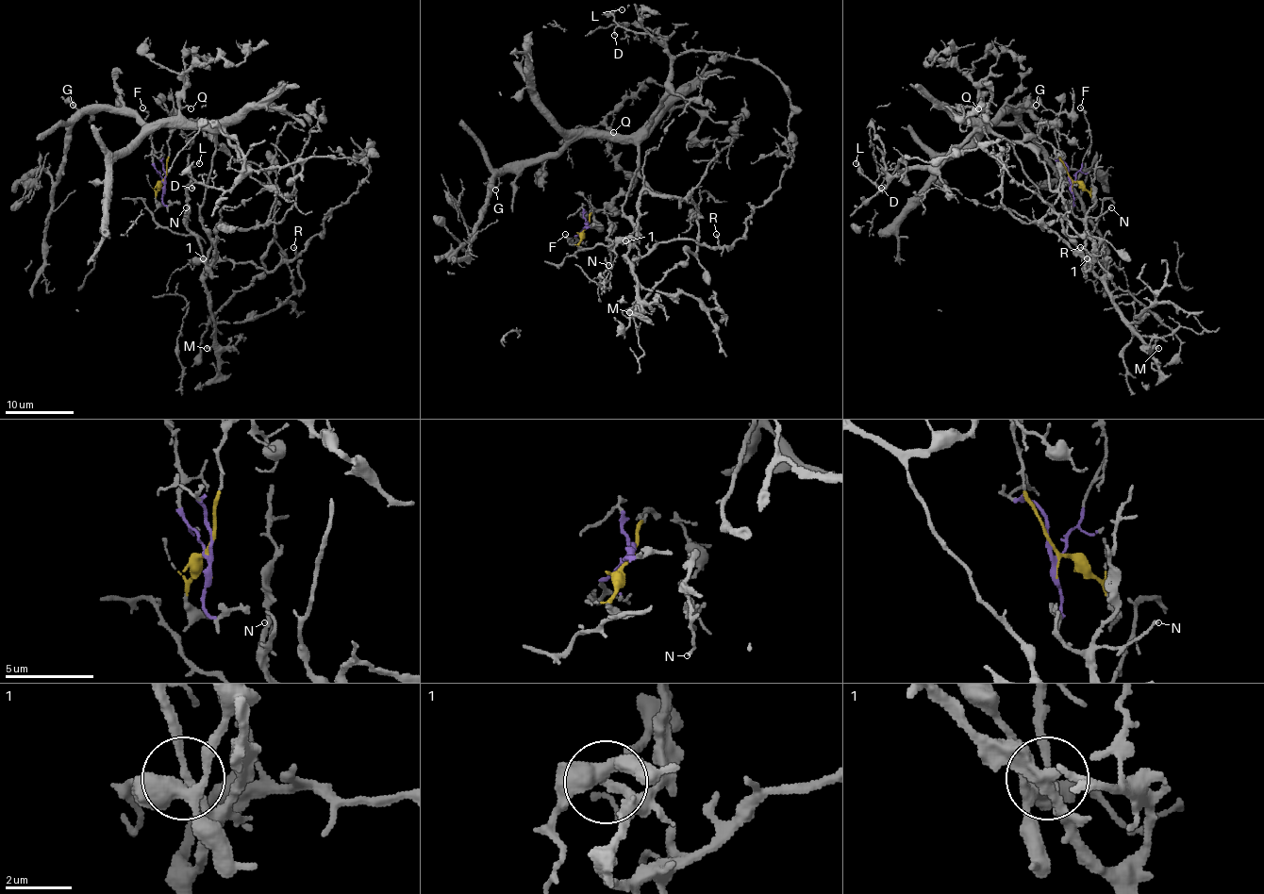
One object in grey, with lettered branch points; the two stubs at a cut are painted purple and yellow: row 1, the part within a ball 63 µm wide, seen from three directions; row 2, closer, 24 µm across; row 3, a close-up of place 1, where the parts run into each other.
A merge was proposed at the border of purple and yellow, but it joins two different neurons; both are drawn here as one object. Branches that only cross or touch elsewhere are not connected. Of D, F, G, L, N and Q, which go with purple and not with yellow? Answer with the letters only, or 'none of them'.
F, N

